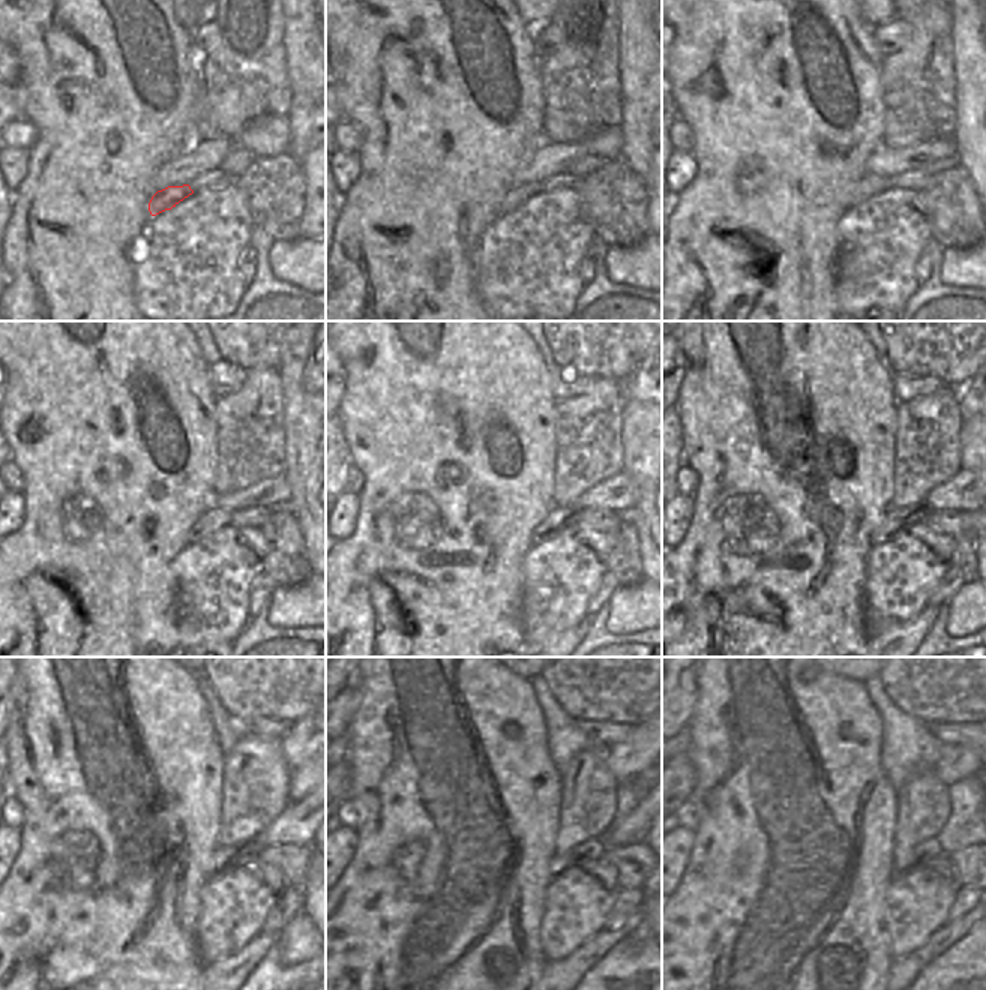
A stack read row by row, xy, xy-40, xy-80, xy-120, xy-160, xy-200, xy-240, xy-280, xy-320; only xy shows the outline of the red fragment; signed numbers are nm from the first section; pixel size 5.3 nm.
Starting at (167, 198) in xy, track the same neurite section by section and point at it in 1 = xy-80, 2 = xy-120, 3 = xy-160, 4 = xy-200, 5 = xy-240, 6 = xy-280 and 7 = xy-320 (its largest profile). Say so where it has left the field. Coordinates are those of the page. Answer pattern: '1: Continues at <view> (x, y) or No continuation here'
1: Continues at xy-80 (871, 185)
2: Continues at xy-120 (215, 518)
3: Continues at xy-160 (559, 518)
4: Continues at xy-200 (895, 521)
5: Continues at xy-240 (225, 857)
6: Continues at xy-280 (592, 849)
7: Continues at xy-320 (929, 849).

